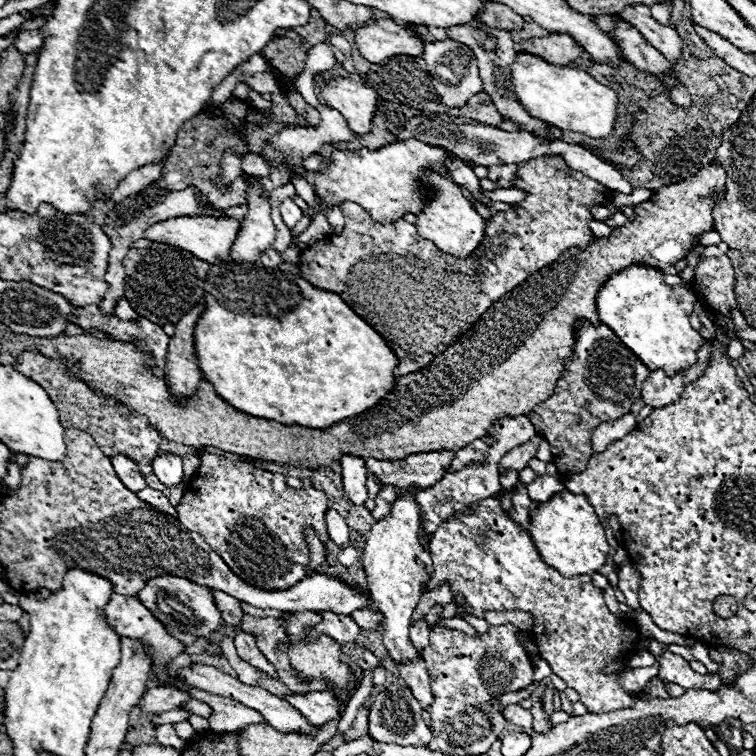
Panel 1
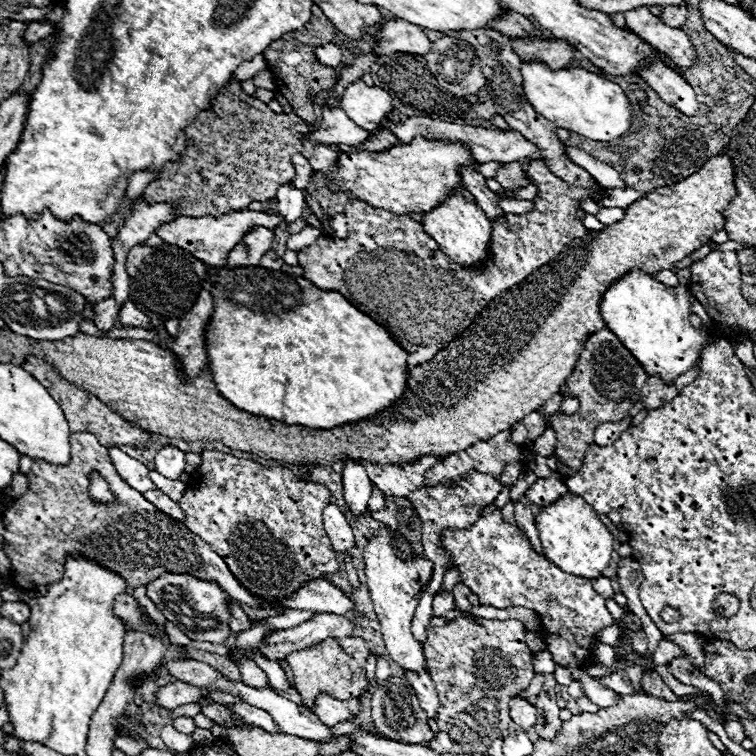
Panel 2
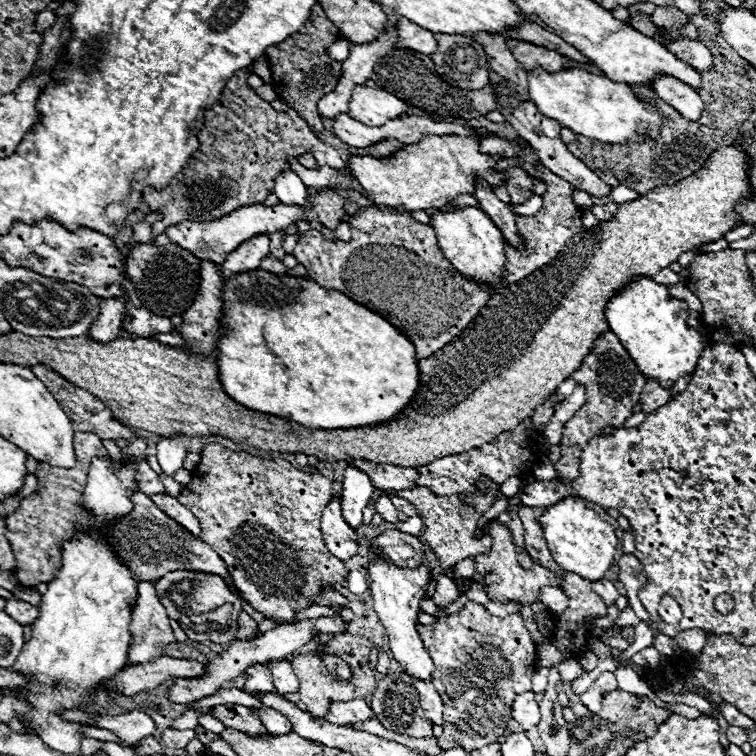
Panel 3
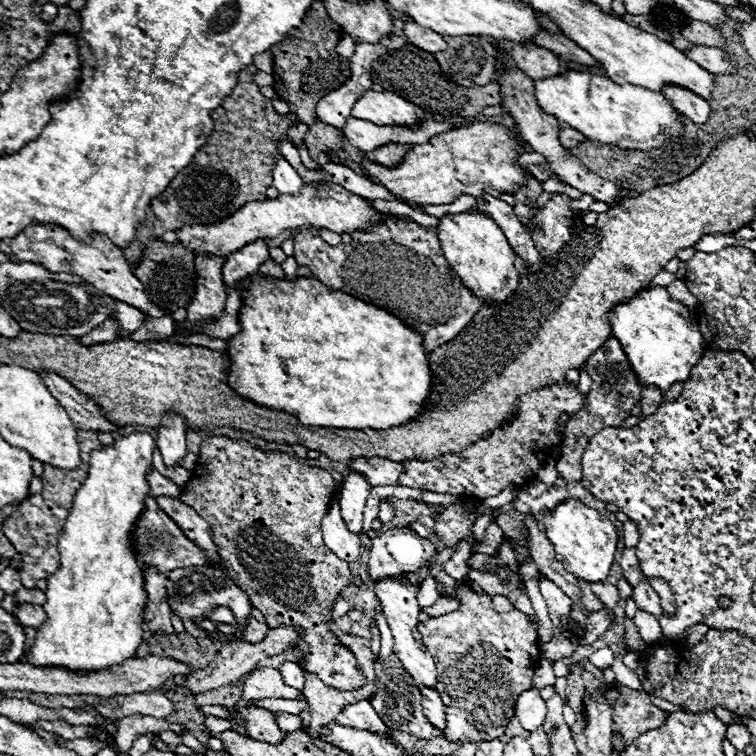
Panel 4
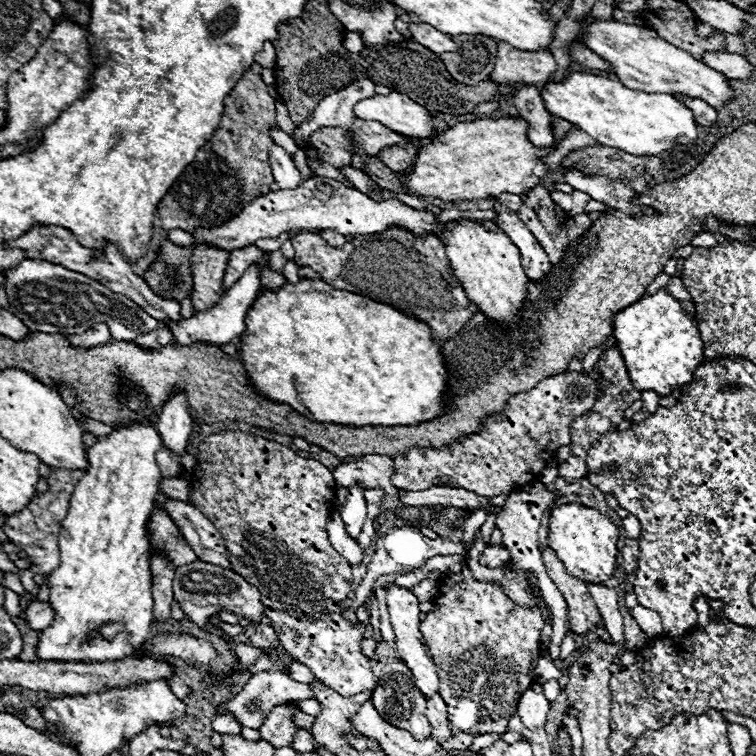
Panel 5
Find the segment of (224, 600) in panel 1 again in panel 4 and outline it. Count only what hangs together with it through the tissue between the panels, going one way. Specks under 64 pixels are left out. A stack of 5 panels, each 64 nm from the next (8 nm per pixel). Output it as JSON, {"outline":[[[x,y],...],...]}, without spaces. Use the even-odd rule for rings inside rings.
{"outline":[[[252,616],[250,618],[246,618],[246,630],[242,632],[242,636],[244,636],[244,640],[246,642],[260,642],[260,640],[264,640],[264,636],[266,636],[266,632],[268,632],[268,626],[266,624],[260,624],[258,620],[254,620]]]}

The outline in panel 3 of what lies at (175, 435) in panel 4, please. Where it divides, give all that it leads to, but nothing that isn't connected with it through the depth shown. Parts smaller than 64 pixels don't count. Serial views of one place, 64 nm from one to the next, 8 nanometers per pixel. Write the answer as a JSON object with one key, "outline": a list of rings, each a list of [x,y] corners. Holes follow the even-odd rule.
{"outline":[[[176,436],[174,438],[160,438],[156,450],[158,450],[156,458],[158,458],[158,464],[164,474],[172,476],[172,474],[176,474],[176,470],[182,468],[184,458],[186,458],[186,450]]]}

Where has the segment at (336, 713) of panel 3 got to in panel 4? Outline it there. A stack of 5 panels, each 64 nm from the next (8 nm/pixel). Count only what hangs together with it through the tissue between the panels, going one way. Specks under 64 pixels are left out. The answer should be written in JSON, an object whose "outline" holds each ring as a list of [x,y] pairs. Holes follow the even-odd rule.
{"outline":[[[360,700],[356,704],[346,706],[338,716],[336,722],[344,724],[344,726],[360,726],[360,730],[372,730],[376,734],[380,734],[382,738],[386,738],[386,732],[390,728],[384,726],[384,722],[378,718],[378,714],[374,712],[374,708],[370,706],[368,700]]]}

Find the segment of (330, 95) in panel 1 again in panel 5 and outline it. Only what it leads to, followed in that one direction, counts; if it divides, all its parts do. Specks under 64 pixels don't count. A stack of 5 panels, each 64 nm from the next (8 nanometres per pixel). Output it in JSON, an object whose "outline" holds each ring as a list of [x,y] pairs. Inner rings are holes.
{"outline":[[[400,92],[364,98],[354,106],[354,114],[362,120],[376,120],[408,138],[430,138],[434,130],[430,112]]]}

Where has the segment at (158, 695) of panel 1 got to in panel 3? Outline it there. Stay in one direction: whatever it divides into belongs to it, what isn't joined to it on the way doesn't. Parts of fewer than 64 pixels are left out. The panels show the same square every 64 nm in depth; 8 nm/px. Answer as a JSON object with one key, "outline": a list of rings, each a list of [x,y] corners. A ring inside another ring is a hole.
{"outline":[[[320,616],[320,618],[312,618],[312,620],[302,620],[298,624],[286,624],[286,626],[278,626],[270,632],[266,632],[264,636],[252,640],[252,642],[242,642],[236,640],[228,652],[222,652],[214,662],[208,664],[208,674],[204,674],[204,678],[198,680],[176,680],[174,686],[168,688],[168,700],[174,704],[188,704],[188,702],[196,702],[200,698],[206,698],[210,694],[214,694],[216,690],[220,690],[228,680],[244,674],[244,670],[248,666],[252,666],[252,662],[262,664],[262,662],[276,662],[286,658],[288,654],[292,654],[294,650],[306,646],[308,642],[312,642],[314,632],[324,634],[340,634],[346,632],[346,622],[340,616]]]}

